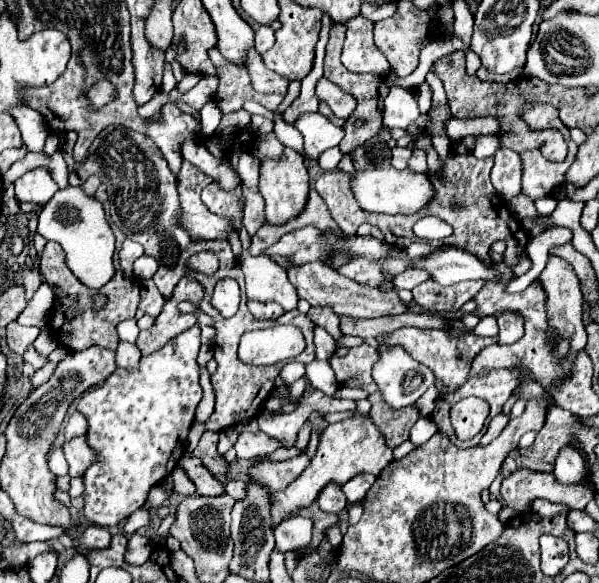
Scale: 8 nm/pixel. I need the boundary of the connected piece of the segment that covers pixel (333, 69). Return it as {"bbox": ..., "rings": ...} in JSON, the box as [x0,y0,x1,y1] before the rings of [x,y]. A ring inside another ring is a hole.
{"bbox":[325,23,389,152],"rings":[[[334,23],[331,26],[331,32],[329,32],[329,42],[327,42],[327,54],[325,54],[325,78],[329,78],[331,82],[335,82],[339,88],[343,88],[343,90],[347,90],[347,92],[353,92],[355,94],[355,98],[357,98],[357,108],[355,108],[355,116],[349,116],[347,118],[347,122],[345,122],[345,126],[343,126],[343,130],[345,130],[345,138],[341,140],[341,144],[339,144],[339,148],[341,148],[341,152],[351,152],[353,148],[357,148],[357,146],[361,146],[363,142],[367,142],[367,140],[371,140],[377,132],[379,132],[379,128],[381,128],[381,112],[383,112],[383,100],[385,100],[385,94],[389,92],[389,88],[385,86],[385,82],[375,82],[375,76],[371,76],[371,74],[353,74],[353,72],[349,72],[349,70],[345,70],[345,66],[341,64],[341,60],[339,60],[339,54],[342,52],[343,44],[345,41],[345,33],[346,28],[344,24]],[[359,118],[363,118],[367,124],[365,126],[361,126],[361,128],[357,128],[357,126],[353,126],[353,122],[355,120],[359,120]]]}

